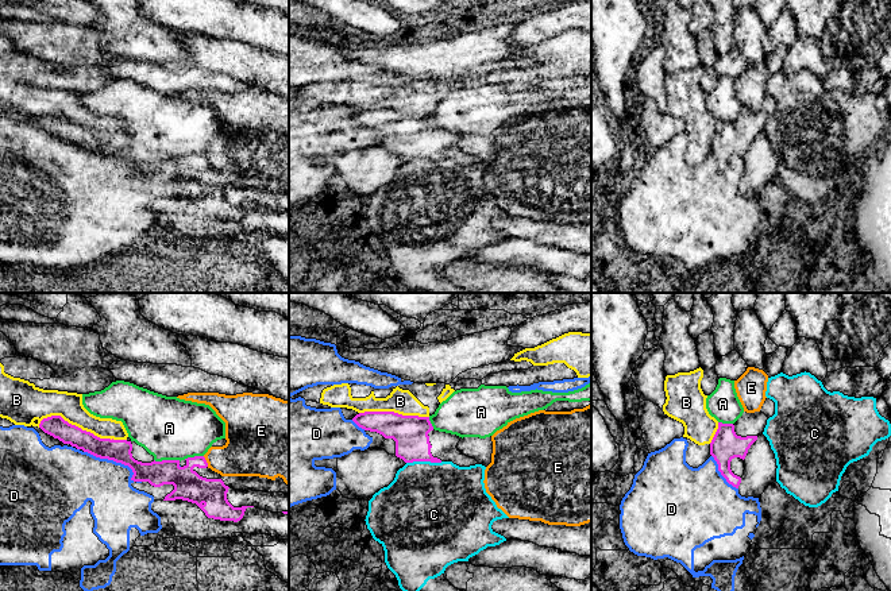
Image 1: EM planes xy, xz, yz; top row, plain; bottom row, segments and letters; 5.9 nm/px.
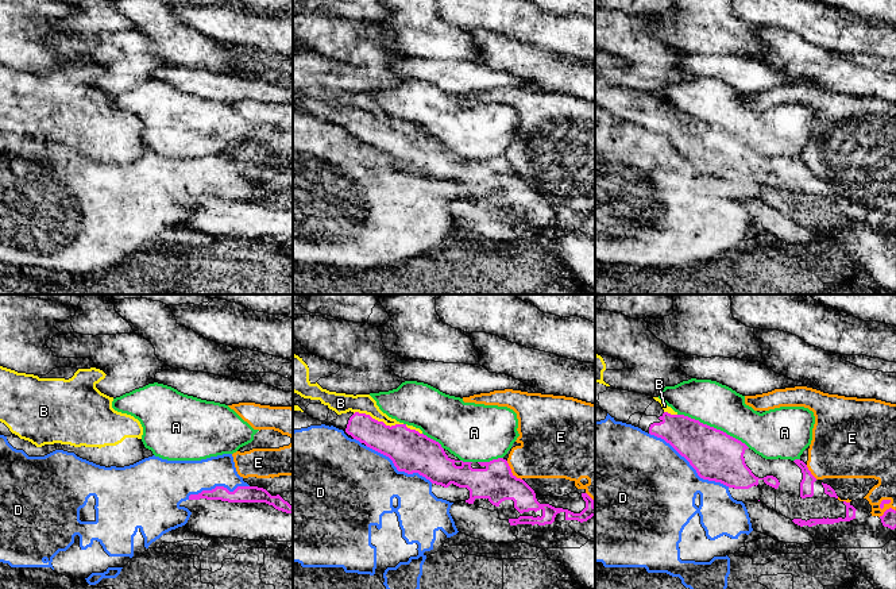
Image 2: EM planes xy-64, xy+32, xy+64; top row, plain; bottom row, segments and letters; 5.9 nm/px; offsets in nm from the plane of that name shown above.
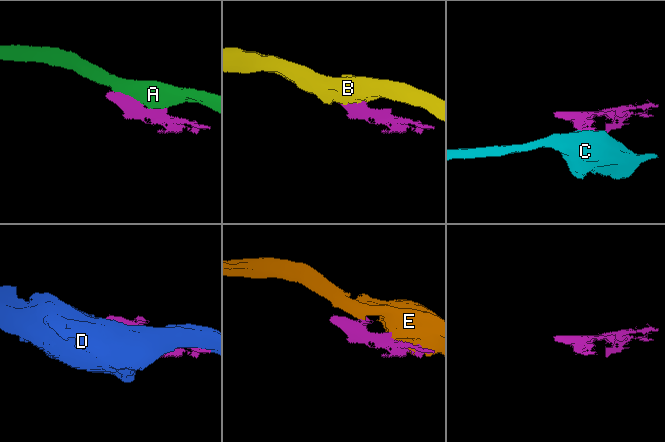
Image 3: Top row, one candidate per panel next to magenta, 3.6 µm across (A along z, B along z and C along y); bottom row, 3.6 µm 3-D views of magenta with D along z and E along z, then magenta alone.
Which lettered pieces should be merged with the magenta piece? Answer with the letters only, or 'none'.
none

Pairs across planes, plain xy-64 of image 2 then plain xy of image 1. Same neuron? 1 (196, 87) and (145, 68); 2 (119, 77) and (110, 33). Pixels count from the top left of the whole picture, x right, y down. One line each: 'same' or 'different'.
1: same
2: different

